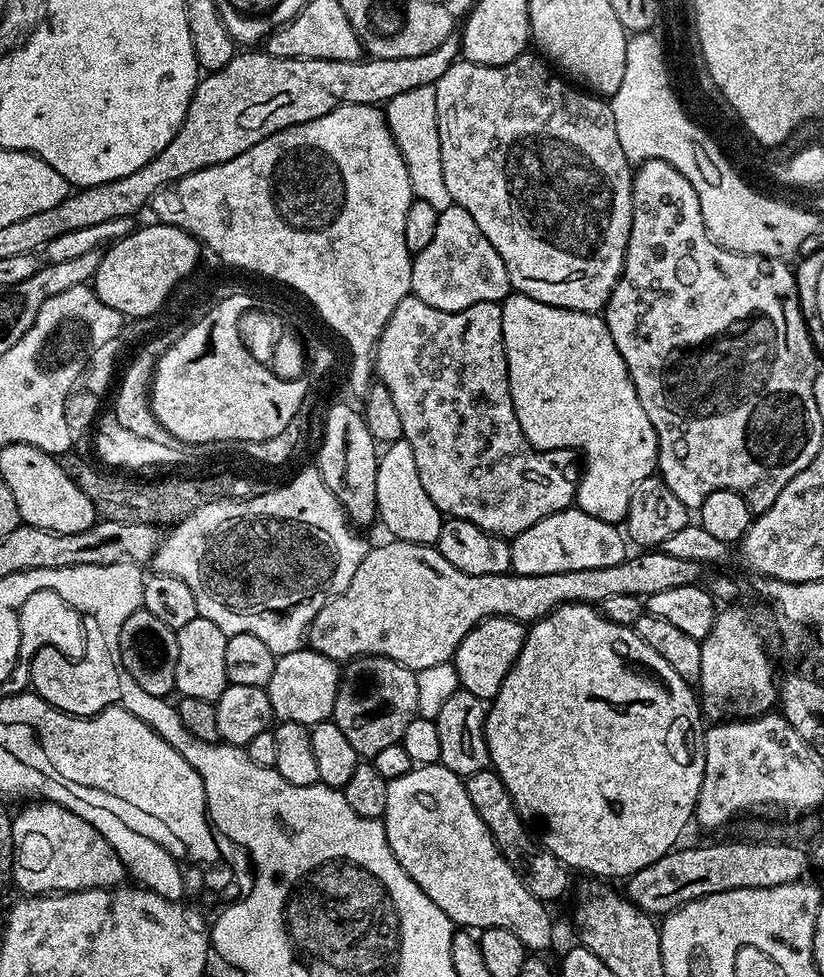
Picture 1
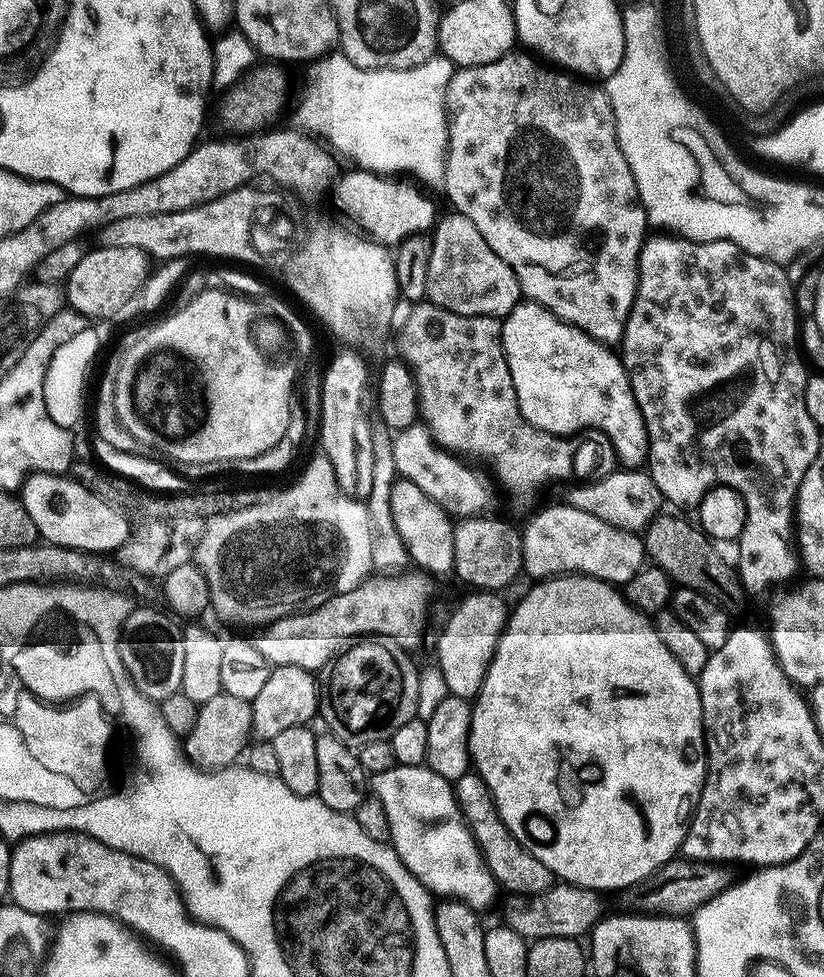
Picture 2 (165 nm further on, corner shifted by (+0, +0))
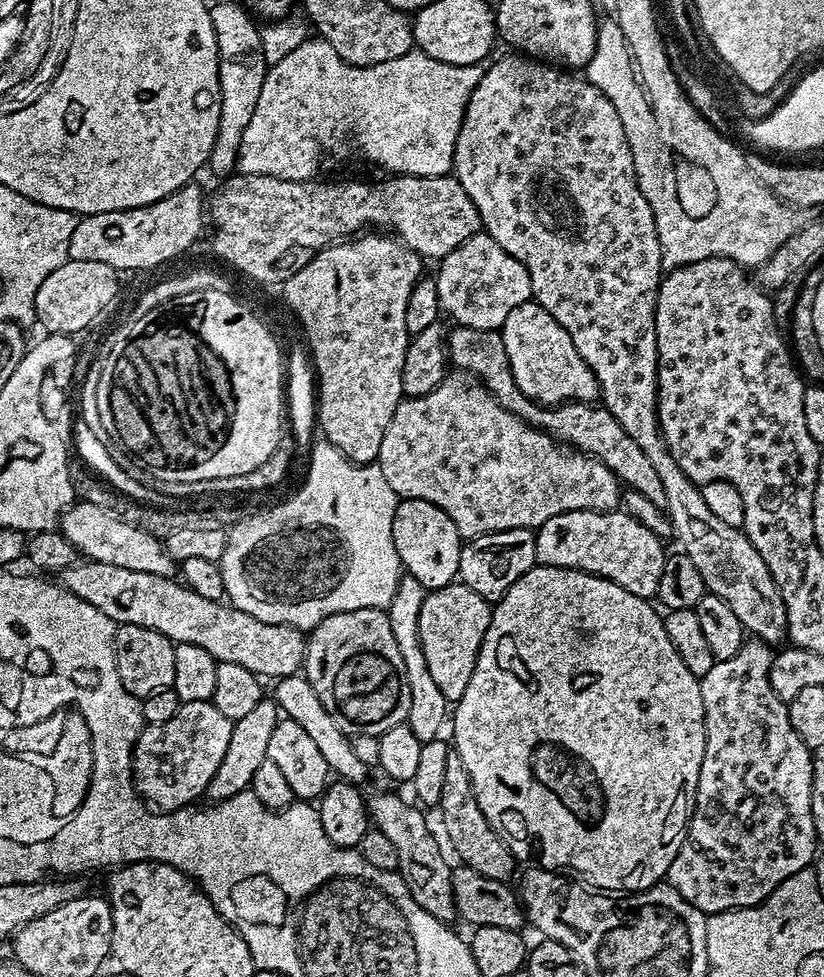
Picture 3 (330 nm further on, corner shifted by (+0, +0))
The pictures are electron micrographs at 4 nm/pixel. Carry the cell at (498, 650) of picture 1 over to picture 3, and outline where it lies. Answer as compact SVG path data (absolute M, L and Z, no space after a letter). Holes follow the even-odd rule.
M459 582L433 588L425 595L418 618L421 648L430 675L447 702L460 700L462 694L466 694L466 686L470 686L480 647L490 626L492 609L486 597Z

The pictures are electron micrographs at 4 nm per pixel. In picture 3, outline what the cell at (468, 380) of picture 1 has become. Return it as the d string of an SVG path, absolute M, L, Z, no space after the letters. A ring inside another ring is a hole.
M453 327L453 332L449 331L446 336L446 351L448 359L453 369L467 374L480 381L488 389L490 395L510 414L517 416L519 420L527 420L534 428L547 432L549 436L565 445L571 446L575 451L582 452L586 456L592 456L595 460L601 460L609 470L620 479L621 485L627 486L631 491L646 494L654 506L663 508L666 506L666 490L662 490L662 482L658 479L658 474L654 471L654 465L646 454L642 454L642 449L638 447L638 442L618 426L618 418L610 414L608 409L596 402L565 402L559 406L541 406L535 400L531 400L522 390L518 390L518 382L514 382L514 374L510 370L510 358L506 354L503 335L499 331L474 330L473 328Z

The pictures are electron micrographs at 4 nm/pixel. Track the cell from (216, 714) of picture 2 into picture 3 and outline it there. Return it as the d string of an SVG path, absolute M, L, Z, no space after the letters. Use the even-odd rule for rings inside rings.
M211 700L186 702L180 705L178 714L162 722L162 726L147 725L132 748L132 783L137 793L149 805L175 813L178 808L189 807L208 790L210 778L218 774L222 758L226 758L226 746L230 746L233 721L218 710Z

